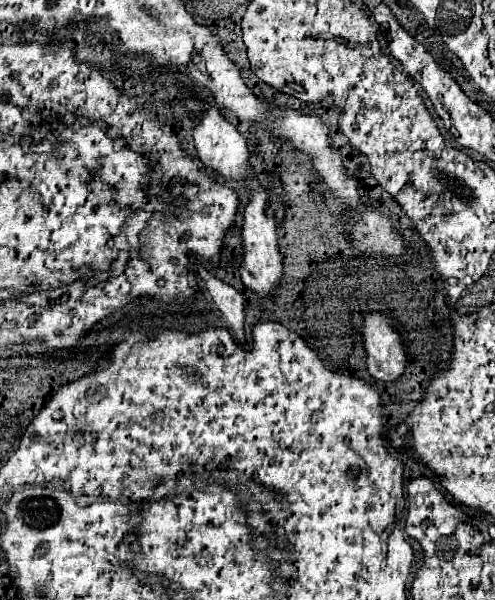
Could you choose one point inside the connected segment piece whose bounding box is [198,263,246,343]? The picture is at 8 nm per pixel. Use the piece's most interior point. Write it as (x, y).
(229, 302)

